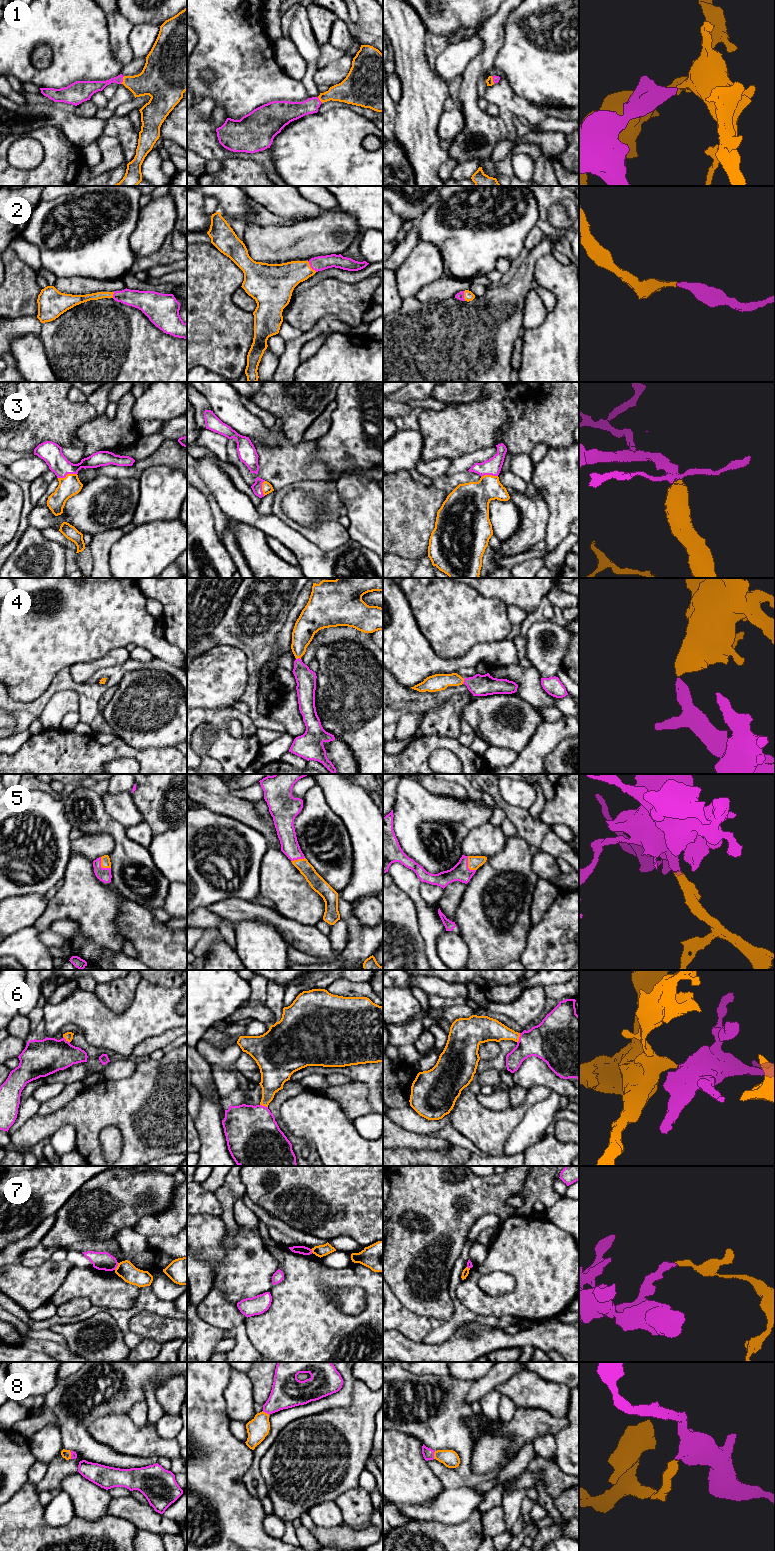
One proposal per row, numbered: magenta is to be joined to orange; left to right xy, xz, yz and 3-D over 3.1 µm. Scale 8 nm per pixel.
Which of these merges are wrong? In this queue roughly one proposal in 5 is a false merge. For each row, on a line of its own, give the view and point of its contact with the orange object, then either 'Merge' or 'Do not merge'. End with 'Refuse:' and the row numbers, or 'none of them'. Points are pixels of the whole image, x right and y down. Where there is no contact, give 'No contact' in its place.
1: Touches orange at xy (123, 80). Merge
2: Touches orange at xz (310, 267). Merge
3: Touches orange at xy (67, 474). Merge
4: Touches orange at xz (298, 657). Merge
5: Touches orange at xy (101, 866). Merge
6: Touches orange at yz (518, 1038). Merge
7: Touches orange at xy (117, 1266). Do not merge
8: Touches orange at yz (434, 1455). Merge
Refuse: 7

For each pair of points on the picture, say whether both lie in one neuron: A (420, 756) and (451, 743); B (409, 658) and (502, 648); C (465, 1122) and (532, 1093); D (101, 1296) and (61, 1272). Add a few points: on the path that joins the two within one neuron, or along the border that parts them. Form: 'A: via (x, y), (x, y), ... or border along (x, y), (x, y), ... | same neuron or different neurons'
A: via (428, 748), (433, 743), (443, 743) | same neuron
B: via (432, 664), (456, 664), (468, 661), (479, 653) | same neuron
C: via (483, 1122), (504, 1122), (518, 1111) | same neuron
D: border along (73, 1266), (53, 1295) | different neurons

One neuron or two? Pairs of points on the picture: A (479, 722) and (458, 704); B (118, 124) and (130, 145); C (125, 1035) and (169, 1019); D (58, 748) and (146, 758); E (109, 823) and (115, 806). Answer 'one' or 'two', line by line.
A: two
B: one
C: one
D: one
E: two

